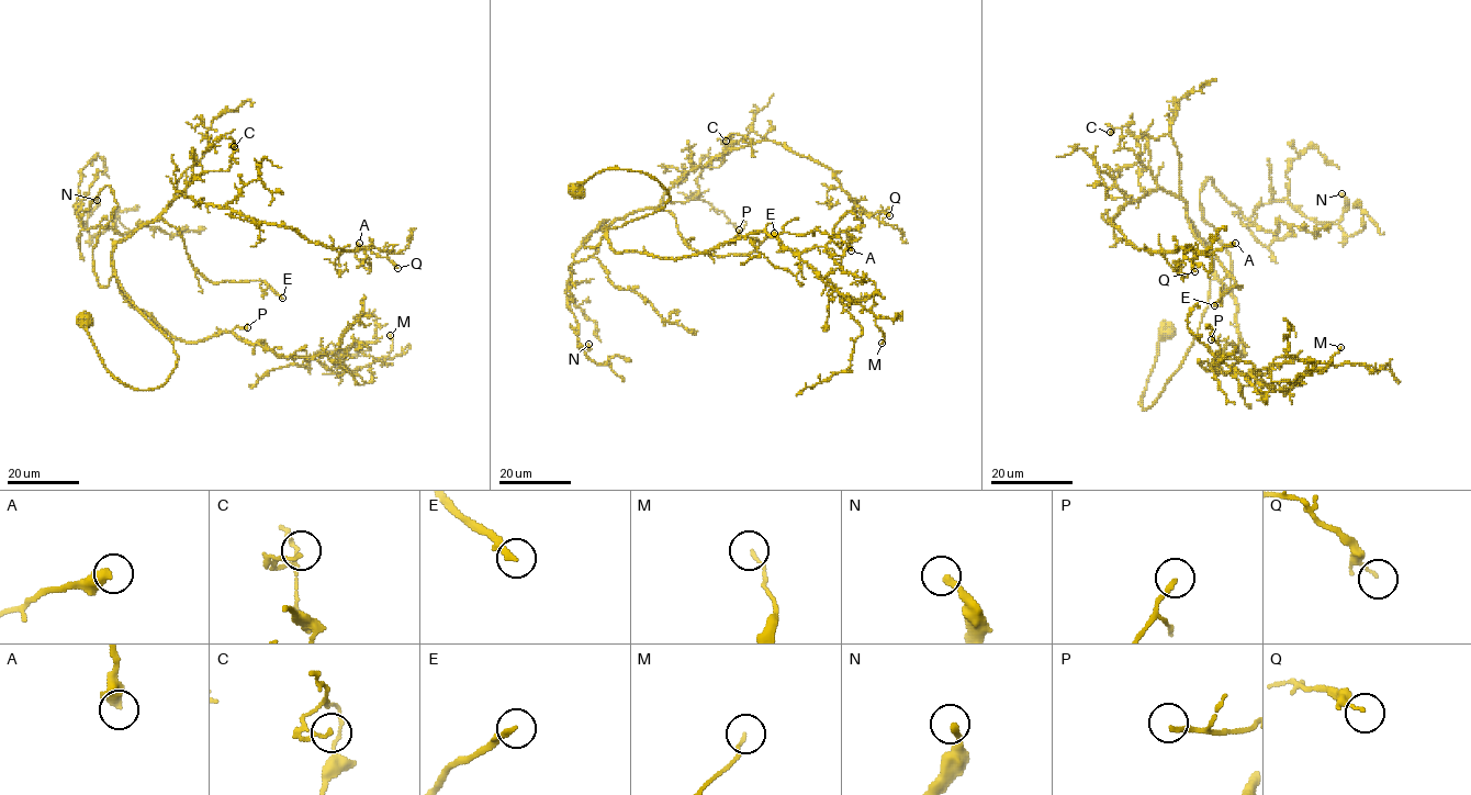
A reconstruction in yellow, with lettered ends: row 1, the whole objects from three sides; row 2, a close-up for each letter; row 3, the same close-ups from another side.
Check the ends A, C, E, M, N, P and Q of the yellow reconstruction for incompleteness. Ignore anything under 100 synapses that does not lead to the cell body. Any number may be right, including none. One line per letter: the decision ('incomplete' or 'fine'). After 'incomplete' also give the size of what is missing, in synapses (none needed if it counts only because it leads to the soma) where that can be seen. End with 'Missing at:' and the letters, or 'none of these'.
A: fine
C: fine
E: fine
M: fine
N: fine
P: fine
Q: fine
Missing at: none of these

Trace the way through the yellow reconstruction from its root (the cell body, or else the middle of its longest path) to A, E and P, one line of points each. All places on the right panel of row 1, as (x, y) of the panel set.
A: (1165, 331), (1144, 410), (1193, 343), (1212, 256), (1163, 189), (1109, 222), (1209, 272), (1235, 243)
E: (1165, 331), (1144, 410), (1179, 367), (1208, 308), (1212, 256), (1188, 215), (1194, 235), (1242, 286), (1214, 305)
P: (1165, 331), (1144, 410), (1193, 343), (1216, 279), (1235, 301), (1244, 354), (1211, 339)

